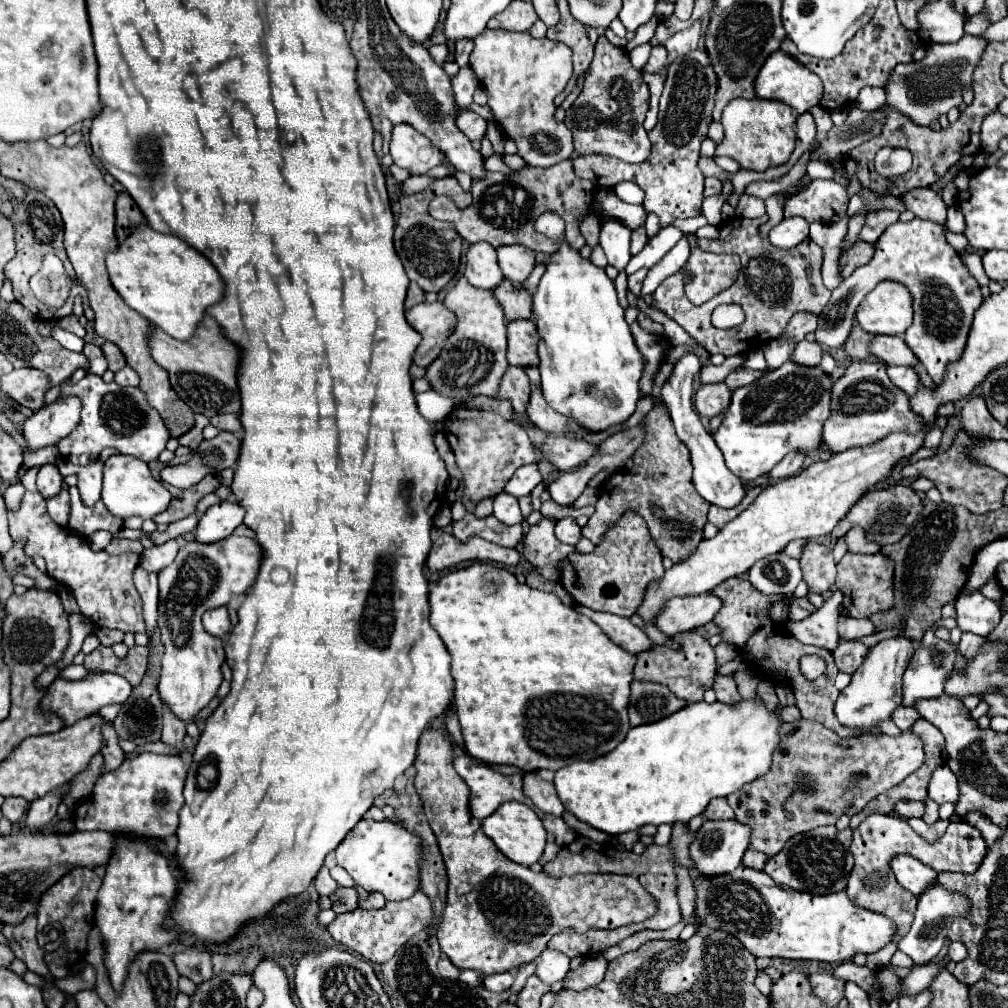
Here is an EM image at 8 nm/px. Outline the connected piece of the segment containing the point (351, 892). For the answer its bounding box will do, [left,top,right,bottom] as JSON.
[329,888,359,914]

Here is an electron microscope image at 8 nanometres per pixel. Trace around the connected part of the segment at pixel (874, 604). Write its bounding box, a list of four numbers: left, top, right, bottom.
[837,552,893,618]

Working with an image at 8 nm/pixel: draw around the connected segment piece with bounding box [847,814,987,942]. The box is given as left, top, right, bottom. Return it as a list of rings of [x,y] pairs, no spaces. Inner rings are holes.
[[[873,814],[867,816],[853,832],[853,842],[851,842],[851,854],[855,858],[855,868],[849,876],[847,884],[847,896],[855,906],[875,910],[879,914],[889,916],[897,926],[899,934],[895,942],[909,932],[917,908],[917,896],[907,892],[897,880],[895,874],[891,872],[891,860],[899,854],[909,854],[917,858],[919,862],[930,866],[937,873],[941,872],[961,872],[961,874],[971,874],[977,872],[979,864],[983,862],[983,856],[987,854],[985,840],[981,832],[967,824],[967,822],[951,822],[945,834],[933,842],[927,842],[921,838],[909,824],[907,820],[899,816],[883,816],[883,814]]]

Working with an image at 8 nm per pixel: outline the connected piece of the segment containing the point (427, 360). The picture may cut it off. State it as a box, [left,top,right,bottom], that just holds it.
[407,302,455,368]

